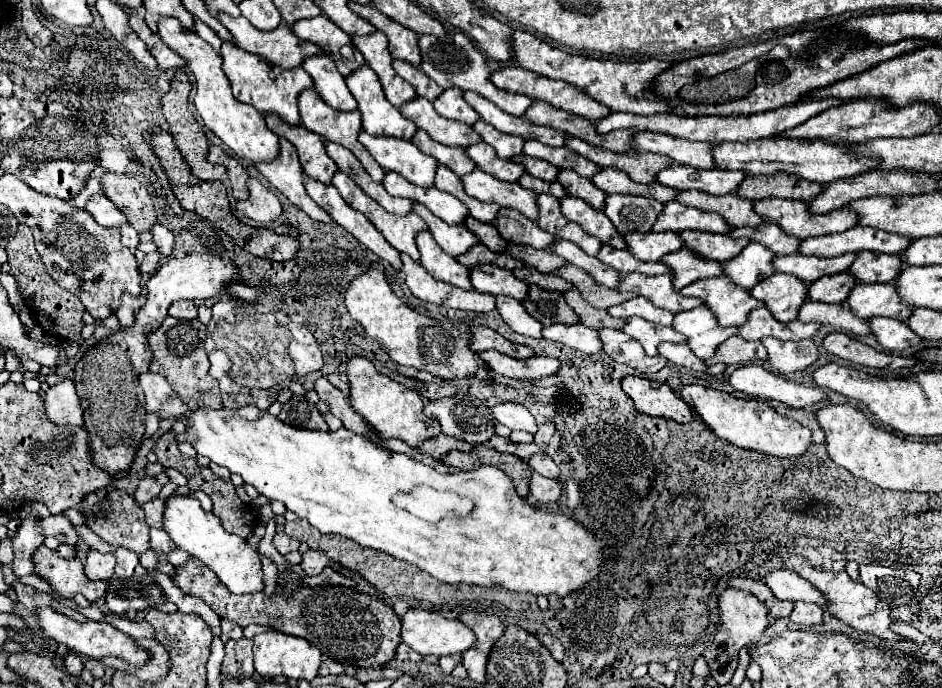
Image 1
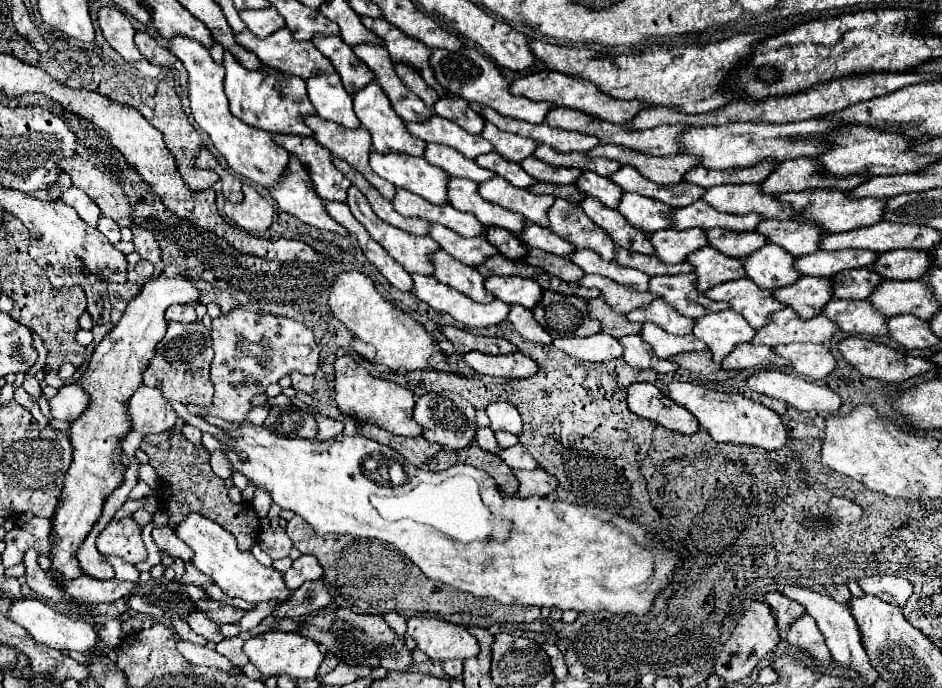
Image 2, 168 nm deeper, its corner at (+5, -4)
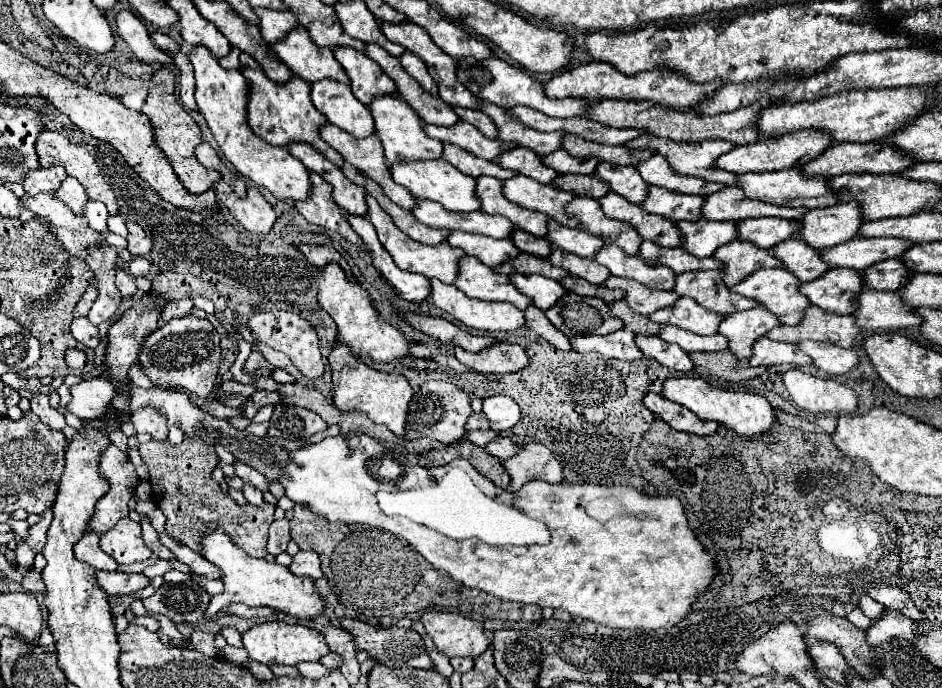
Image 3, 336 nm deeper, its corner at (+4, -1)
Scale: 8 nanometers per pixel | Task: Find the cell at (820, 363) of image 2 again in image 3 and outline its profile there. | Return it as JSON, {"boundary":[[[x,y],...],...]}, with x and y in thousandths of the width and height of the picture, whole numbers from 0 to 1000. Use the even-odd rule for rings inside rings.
{"boundary":[[[850,496],[848,507],[863,522],[863,531],[867,536],[880,545],[895,545],[912,531],[912,516],[908,507],[895,507],[882,499],[867,496]]]}

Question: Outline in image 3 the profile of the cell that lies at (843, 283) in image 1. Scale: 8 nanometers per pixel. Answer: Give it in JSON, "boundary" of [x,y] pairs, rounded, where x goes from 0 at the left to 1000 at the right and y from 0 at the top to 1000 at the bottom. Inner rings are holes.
{"boundary":[[[946,376],[925,385],[920,394],[916,394],[916,408],[920,417],[931,423],[952,423],[965,408],[965,400],[967,394],[959,388],[959,379]]]}

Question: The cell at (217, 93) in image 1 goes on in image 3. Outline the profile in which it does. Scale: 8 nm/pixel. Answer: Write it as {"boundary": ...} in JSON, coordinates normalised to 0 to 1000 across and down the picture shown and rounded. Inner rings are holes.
{"boundary":[[[209,65],[201,86],[207,97],[207,147],[241,234],[247,237],[258,257],[266,260],[275,272],[281,272],[294,289],[324,292],[330,283],[326,243],[317,237],[305,217],[288,214],[277,199],[271,199],[271,193],[266,193],[266,185],[262,182],[262,115],[258,112],[258,106],[254,106],[254,100],[237,100],[215,65]]]}

